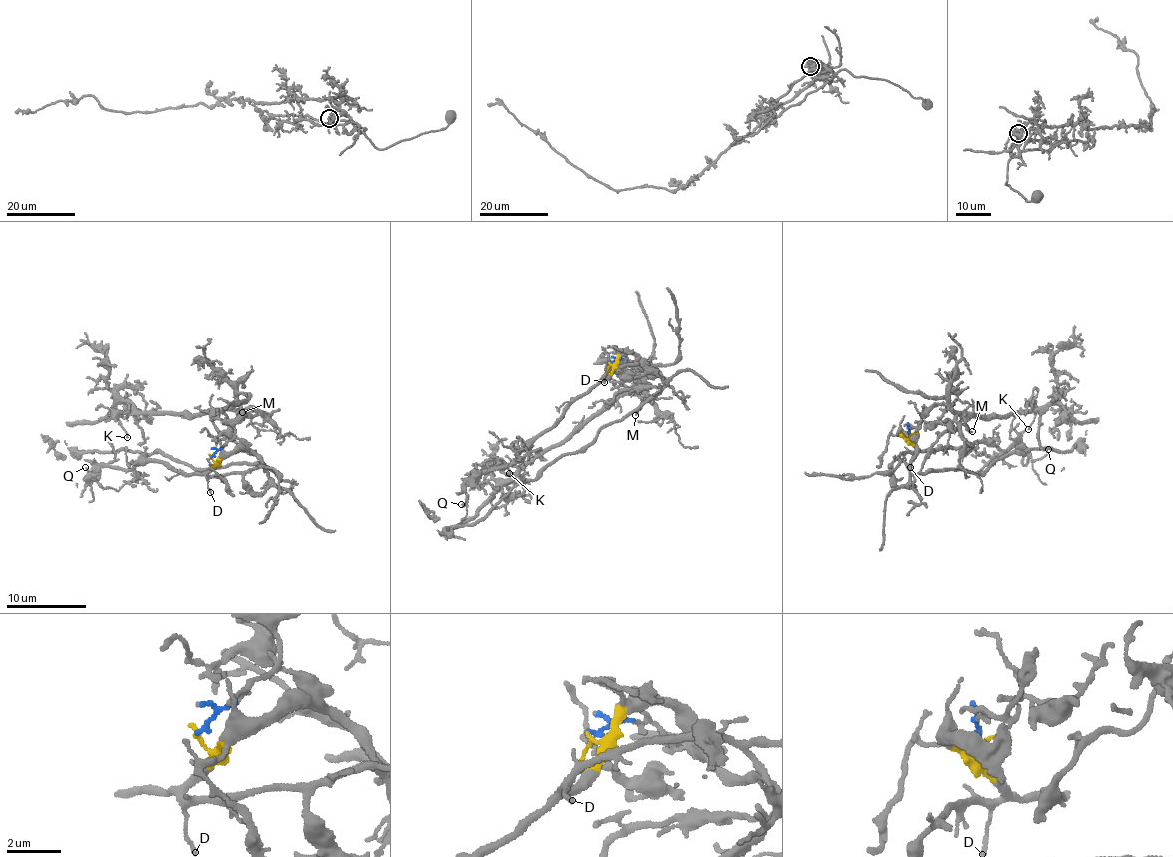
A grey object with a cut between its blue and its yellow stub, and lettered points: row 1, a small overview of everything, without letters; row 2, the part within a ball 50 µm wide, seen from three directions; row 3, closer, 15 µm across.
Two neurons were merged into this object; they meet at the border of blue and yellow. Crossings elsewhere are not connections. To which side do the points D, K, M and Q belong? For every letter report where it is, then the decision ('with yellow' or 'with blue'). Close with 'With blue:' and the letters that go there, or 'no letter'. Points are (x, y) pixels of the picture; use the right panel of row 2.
D: place (910, 467); with yellow
K: place (1028, 429); with blue
M: place (972, 431); with blue
Q: place (1048, 449); with yellow
With blue: K, M

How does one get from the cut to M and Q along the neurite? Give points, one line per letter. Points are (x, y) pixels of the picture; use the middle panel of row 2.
M: (609, 362), (622, 357), (641, 367), (638, 368), (638, 376), (631, 391), (642, 401), (635, 414)
Q: (609, 362), (612, 369), (513, 461), (475, 477), (466, 488), (466, 504), (460, 504)

